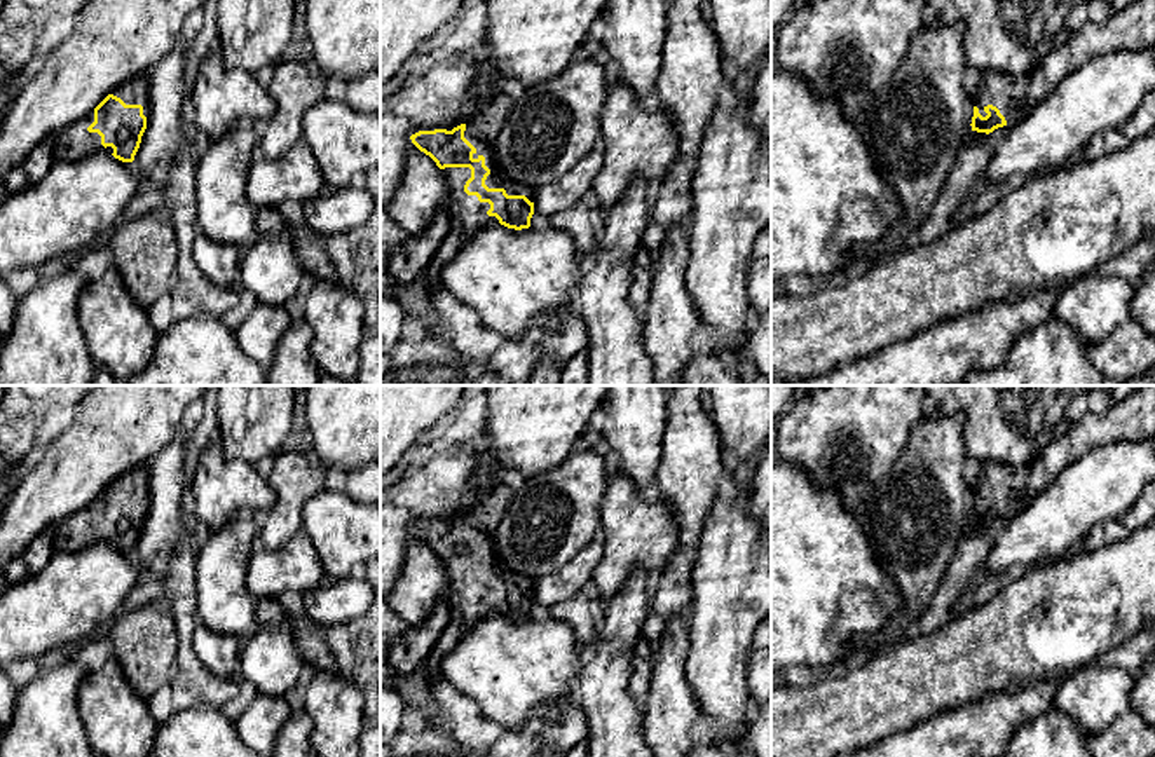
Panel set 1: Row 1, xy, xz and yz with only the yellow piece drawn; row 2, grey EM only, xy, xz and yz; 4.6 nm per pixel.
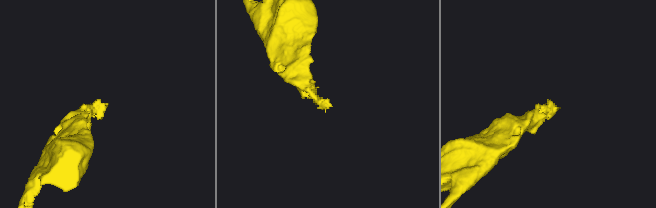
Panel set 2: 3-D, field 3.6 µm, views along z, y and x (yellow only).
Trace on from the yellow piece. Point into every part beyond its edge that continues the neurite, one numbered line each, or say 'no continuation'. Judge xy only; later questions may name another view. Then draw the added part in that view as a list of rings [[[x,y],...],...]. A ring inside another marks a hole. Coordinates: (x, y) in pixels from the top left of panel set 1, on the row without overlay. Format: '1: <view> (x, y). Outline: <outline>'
1: xy (74, 532). Outline: [[[94,502],[87,504],[84,509],[63,518],[54,525],[54,551],[72,553],[87,549],[92,544],[106,542],[113,544],[112,537],[101,535],[101,527],[98,523],[89,523],[87,518],[94,513]]]

